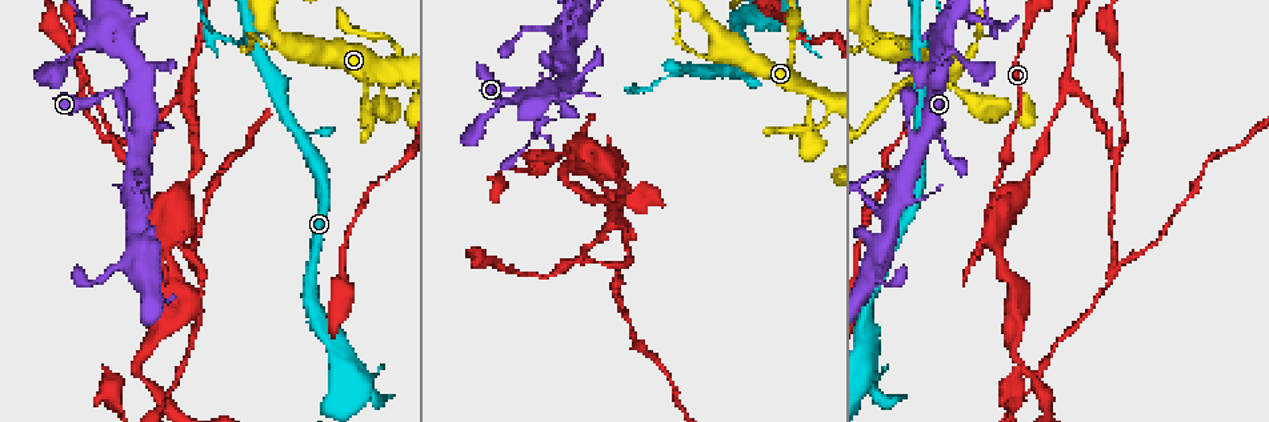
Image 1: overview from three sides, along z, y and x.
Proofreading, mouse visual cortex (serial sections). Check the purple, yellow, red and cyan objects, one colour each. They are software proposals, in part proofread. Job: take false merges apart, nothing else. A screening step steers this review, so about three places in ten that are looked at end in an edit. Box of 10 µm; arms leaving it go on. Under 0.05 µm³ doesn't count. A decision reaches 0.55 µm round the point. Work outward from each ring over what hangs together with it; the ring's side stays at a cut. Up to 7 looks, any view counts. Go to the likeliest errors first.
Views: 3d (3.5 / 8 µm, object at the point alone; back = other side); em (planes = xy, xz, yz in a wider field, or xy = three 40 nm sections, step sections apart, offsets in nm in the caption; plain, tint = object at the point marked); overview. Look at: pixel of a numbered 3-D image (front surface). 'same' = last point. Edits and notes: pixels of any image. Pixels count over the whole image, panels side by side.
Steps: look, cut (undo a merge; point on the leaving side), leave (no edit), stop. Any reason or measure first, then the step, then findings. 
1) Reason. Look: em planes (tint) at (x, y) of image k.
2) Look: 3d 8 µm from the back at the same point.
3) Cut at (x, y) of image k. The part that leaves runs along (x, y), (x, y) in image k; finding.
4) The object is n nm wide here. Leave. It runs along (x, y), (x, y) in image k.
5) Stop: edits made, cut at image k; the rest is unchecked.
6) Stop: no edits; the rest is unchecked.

Small branch off a trunk. Look: 3d 3.5 µm at (573, 146) of image 1.

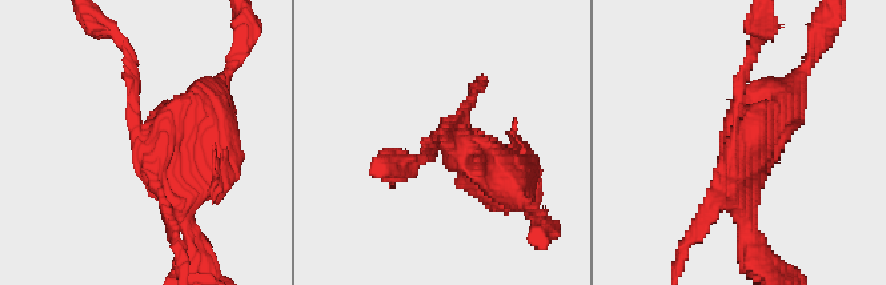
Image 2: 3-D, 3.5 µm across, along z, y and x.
4 arms meet here; the arms are 100, 250, 300, 450 nm wide. Look: em planes (tint) at (444, 144) of image 2.

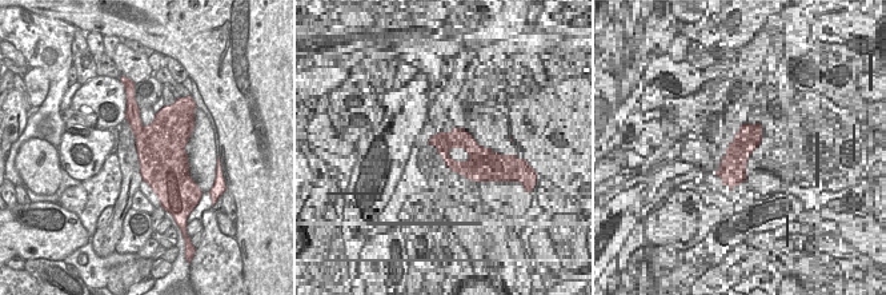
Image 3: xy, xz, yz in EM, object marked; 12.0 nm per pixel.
Cut at (208, 191) of image 2. A border runs along (137, 152), (148, 158), (144, 180) in image 3; a second cell is stuck on.

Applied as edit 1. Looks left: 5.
See it whole again. Look: overview.

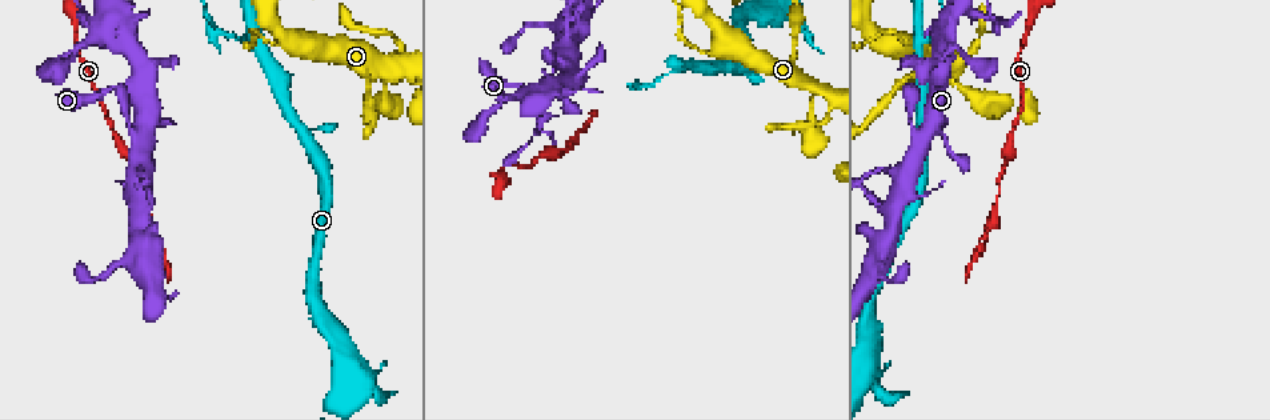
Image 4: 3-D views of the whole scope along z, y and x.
Abrupt turn. Look: 3d 8 µm at (684, 65) of image 4.

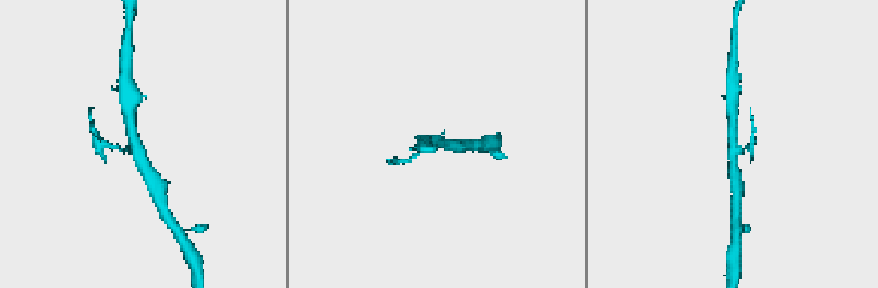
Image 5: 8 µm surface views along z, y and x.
3 arms meet here; the arms are 100, 250, 350 nm wide; now the EM. Look: em xy step 2 (tint) at the same point.

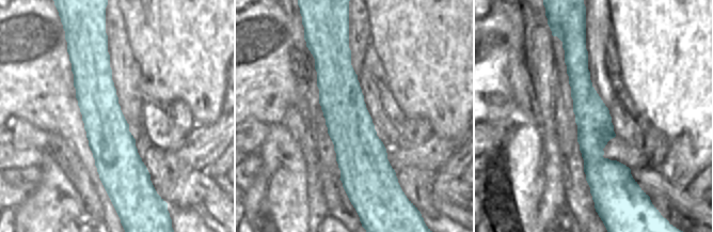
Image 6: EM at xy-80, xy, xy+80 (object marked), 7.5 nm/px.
Leave. It runs along (346, 45), (343, 106), (363, 186) in image 6; all the same cell.

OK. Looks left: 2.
Side arm on a straight run. Look: 3d 3.5 µm from the back at (953, 44) of image 4.

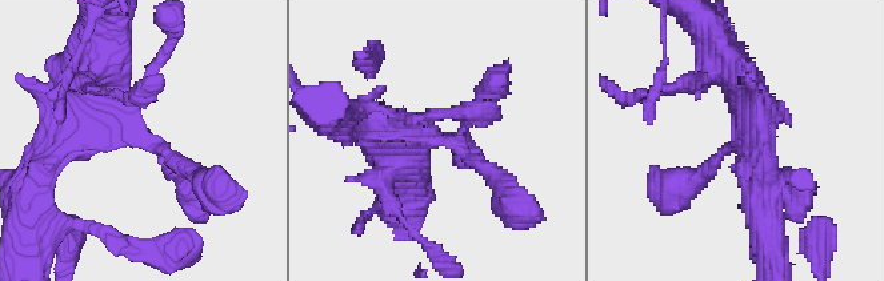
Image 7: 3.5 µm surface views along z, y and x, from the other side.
Shape alone is not enough. Look: em xy step 3 (tint) at (156, 145) of image 7.

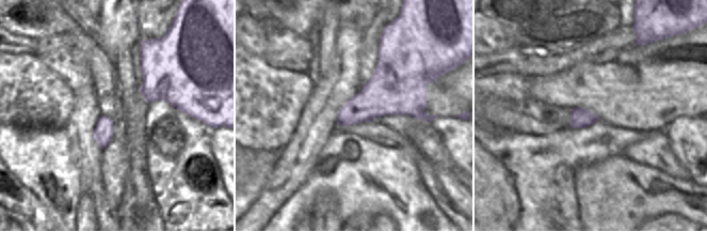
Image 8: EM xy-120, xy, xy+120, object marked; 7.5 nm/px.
Leave. Continuous, no second cell.

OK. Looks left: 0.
Stop: edits made, cut at image 2; the rest is unchecked.

